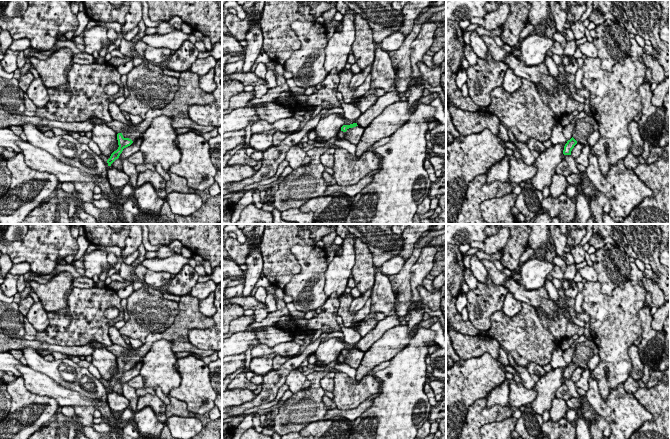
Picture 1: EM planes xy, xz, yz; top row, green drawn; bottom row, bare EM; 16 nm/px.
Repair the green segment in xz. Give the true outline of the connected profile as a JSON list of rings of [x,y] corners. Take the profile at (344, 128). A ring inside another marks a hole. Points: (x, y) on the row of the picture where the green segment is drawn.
[[[353,123],[350,125],[343,125],[341,127],[341,131],[345,133],[344,139],[354,145],[357,145],[363,135],[364,128],[358,126],[357,123]]]

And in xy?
[[[128,125],[128,129],[124,131],[123,133],[117,134],[117,140],[118,140],[118,149],[114,151],[110,158],[107,160],[108,166],[111,166],[111,164],[119,158],[120,154],[122,153],[123,149],[130,146],[133,142],[135,142],[138,138],[141,137],[141,134],[138,130],[134,128],[134,125]]]

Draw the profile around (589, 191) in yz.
[[[583,173],[582,180],[578,187],[586,197],[590,198],[590,200],[596,197],[597,189],[594,186],[590,185],[590,182],[588,182],[585,177],[585,173]]]

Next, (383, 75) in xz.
[[[375,44],[375,59],[371,70],[371,86],[370,89],[360,98],[357,103],[359,110],[364,113],[367,109],[373,106],[378,97],[376,96],[377,89],[383,89],[386,93],[393,92],[395,88],[395,71],[392,67],[389,53]]]

